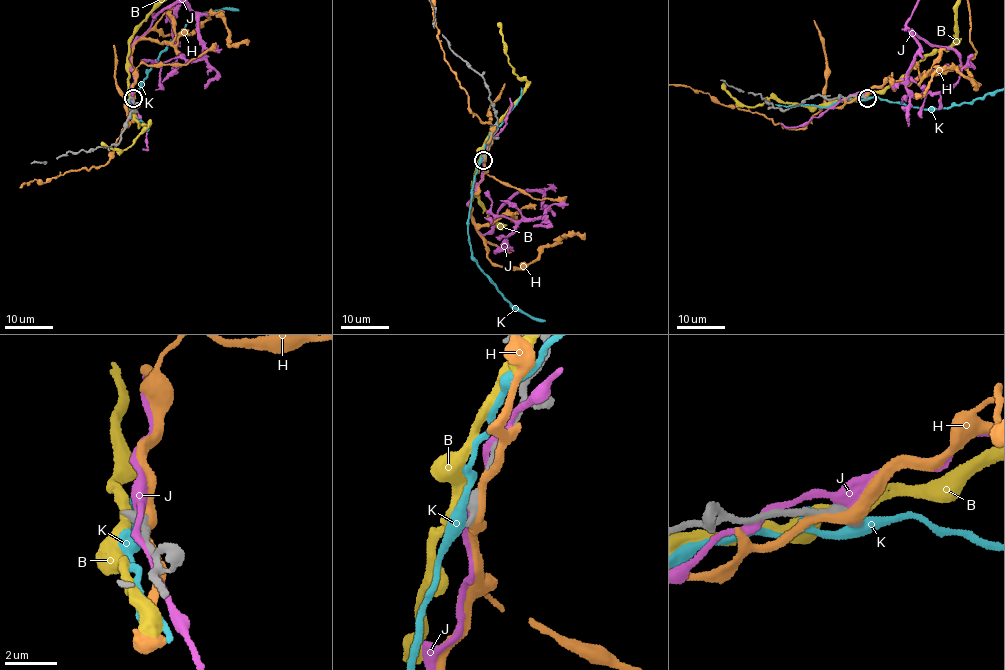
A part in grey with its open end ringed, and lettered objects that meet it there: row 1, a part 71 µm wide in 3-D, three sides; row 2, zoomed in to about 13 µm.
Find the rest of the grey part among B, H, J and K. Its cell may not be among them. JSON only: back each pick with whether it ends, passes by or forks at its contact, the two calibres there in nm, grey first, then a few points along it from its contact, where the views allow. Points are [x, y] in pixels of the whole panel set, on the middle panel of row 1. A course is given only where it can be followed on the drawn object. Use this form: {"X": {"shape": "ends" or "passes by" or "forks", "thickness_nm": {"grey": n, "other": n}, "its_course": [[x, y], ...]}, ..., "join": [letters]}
{"join": []}

